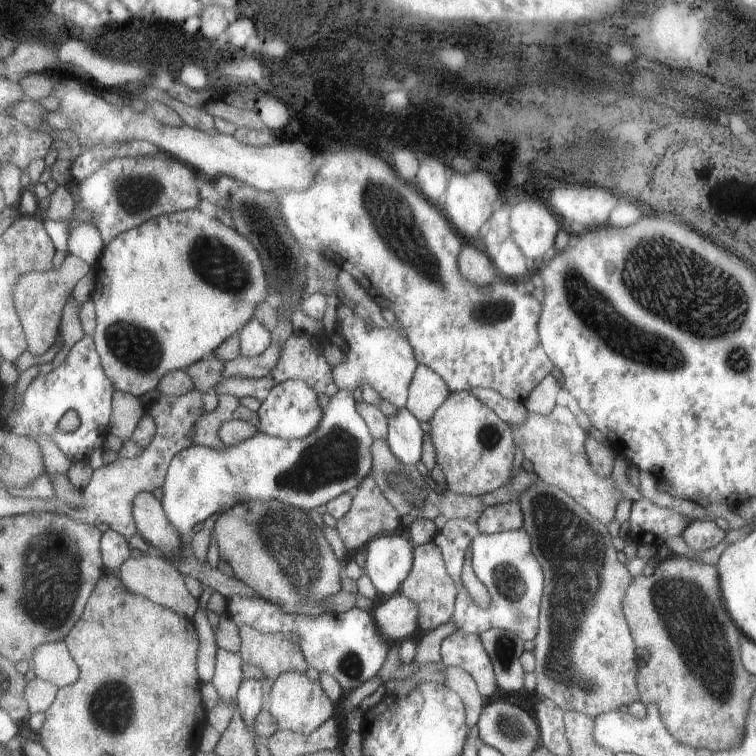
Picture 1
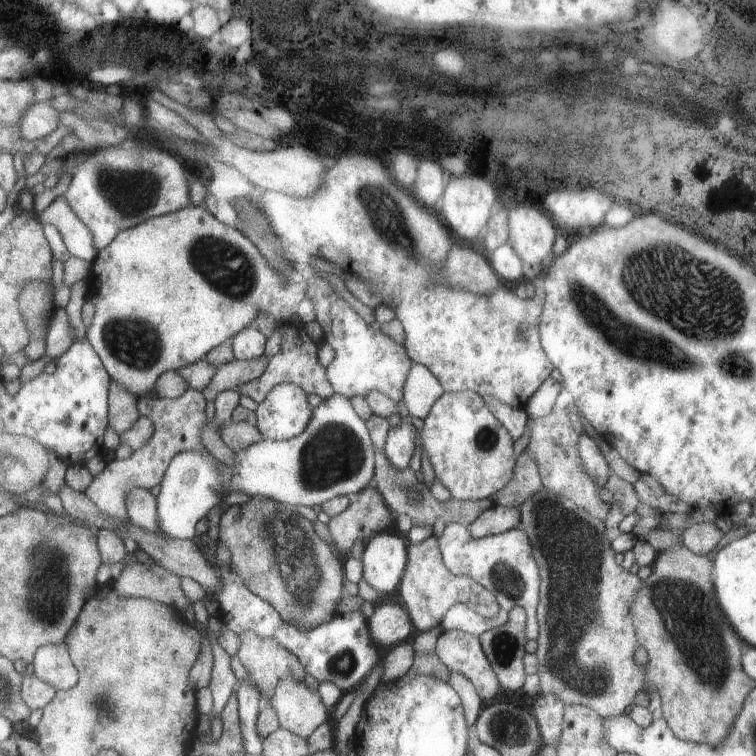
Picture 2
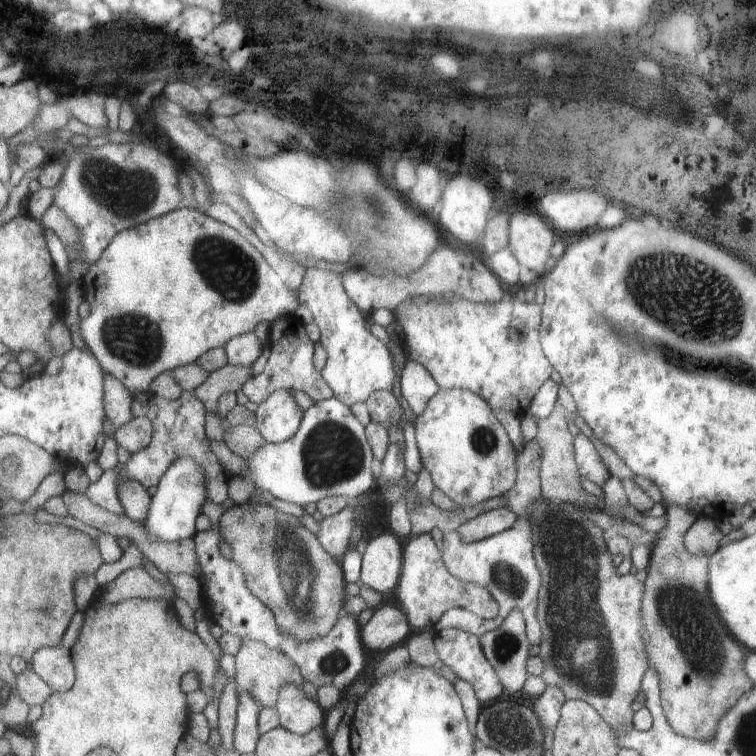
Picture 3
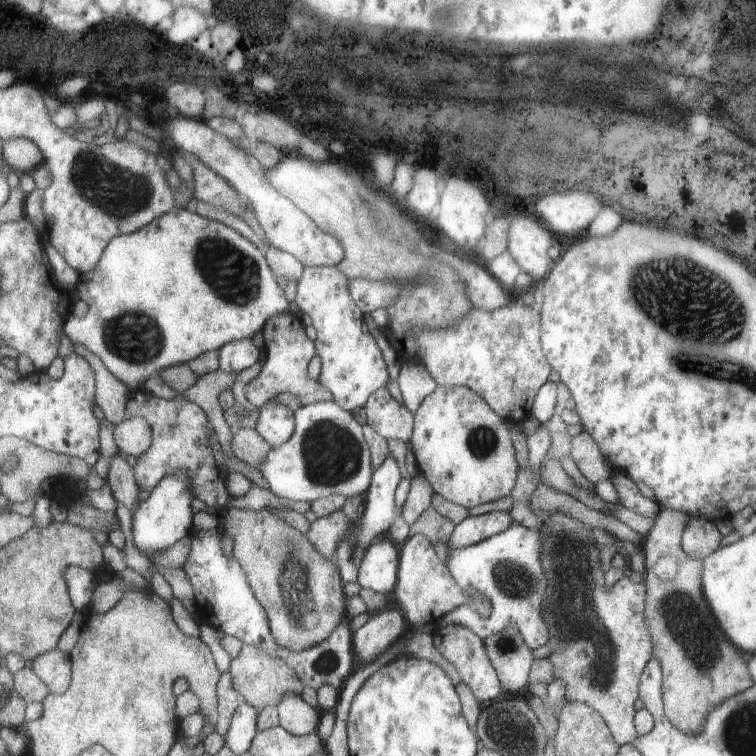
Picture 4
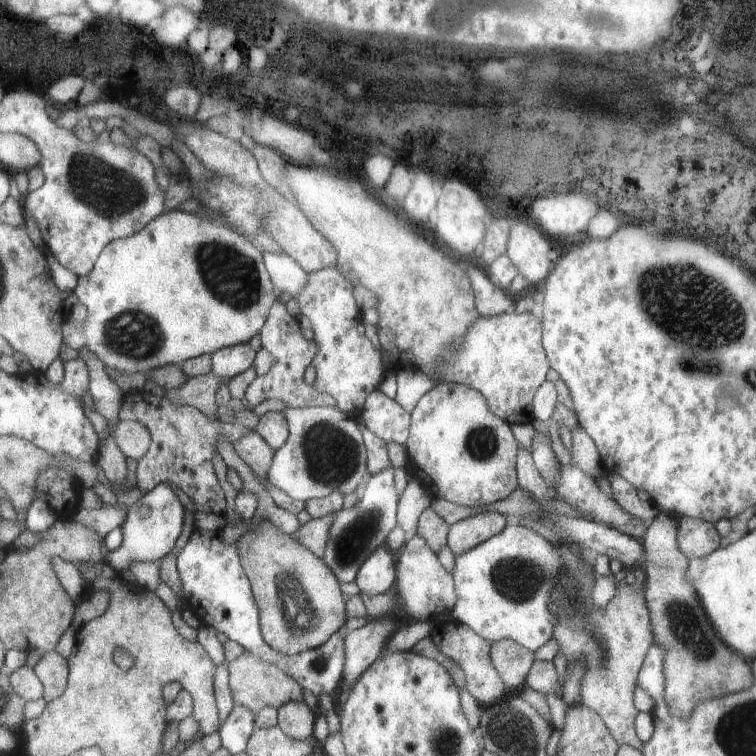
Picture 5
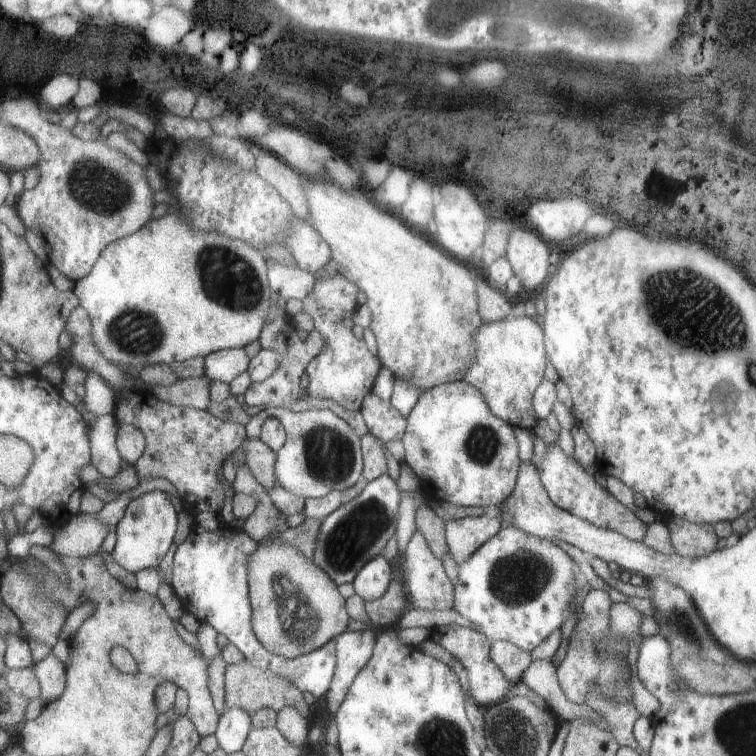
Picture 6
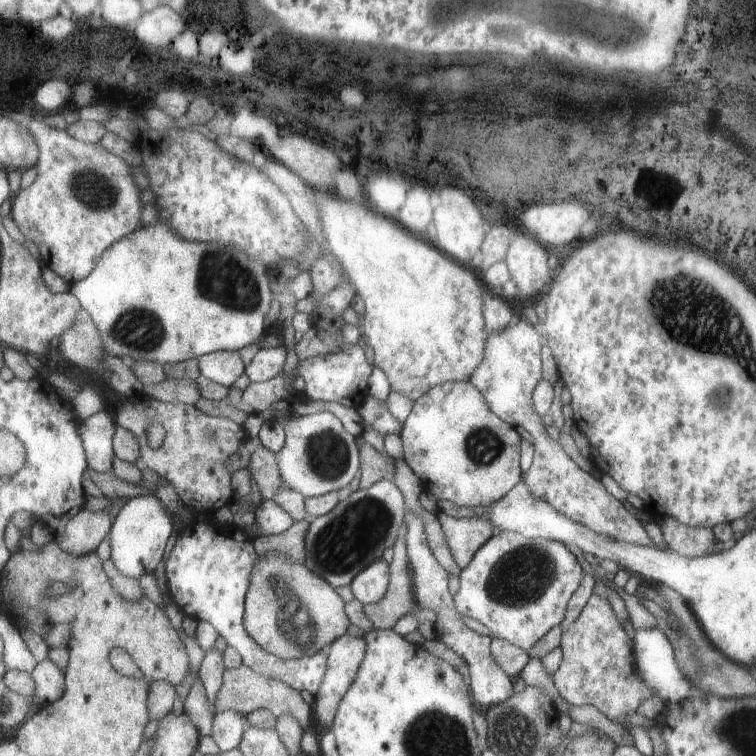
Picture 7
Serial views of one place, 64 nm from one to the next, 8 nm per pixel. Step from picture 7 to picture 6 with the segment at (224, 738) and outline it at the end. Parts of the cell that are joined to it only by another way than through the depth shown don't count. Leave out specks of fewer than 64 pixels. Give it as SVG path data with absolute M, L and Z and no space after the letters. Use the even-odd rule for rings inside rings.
M231 708L221 716L219 722L221 722L219 730L215 732L219 746L229 754L243 752L247 738L251 734L251 730L255 728L253 716L243 708Z

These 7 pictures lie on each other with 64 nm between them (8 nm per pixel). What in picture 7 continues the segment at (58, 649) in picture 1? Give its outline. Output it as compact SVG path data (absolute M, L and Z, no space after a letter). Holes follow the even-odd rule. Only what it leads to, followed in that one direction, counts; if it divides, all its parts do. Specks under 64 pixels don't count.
M51 658L37 666L33 678L37 682L37 698L41 706L55 704L67 694L67 674Z

